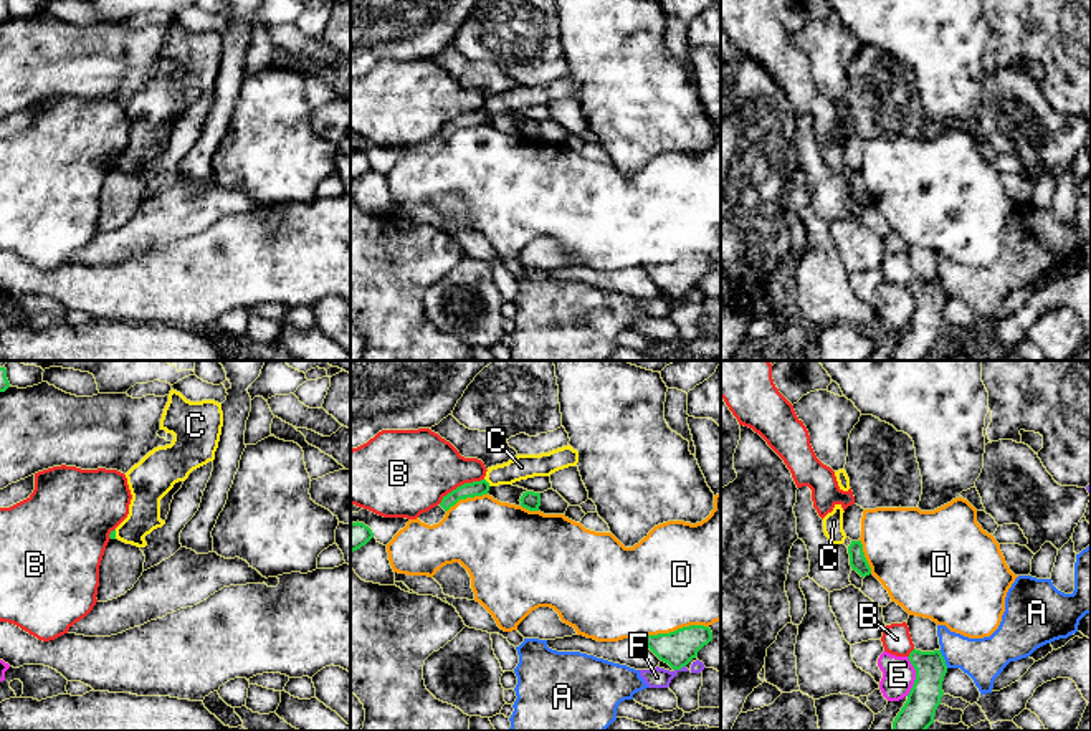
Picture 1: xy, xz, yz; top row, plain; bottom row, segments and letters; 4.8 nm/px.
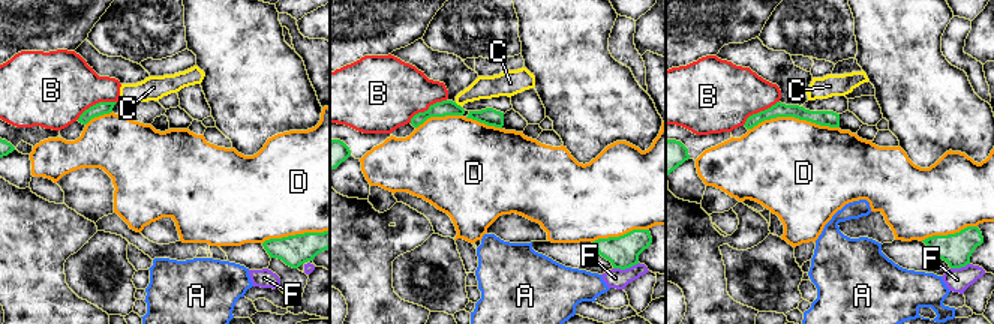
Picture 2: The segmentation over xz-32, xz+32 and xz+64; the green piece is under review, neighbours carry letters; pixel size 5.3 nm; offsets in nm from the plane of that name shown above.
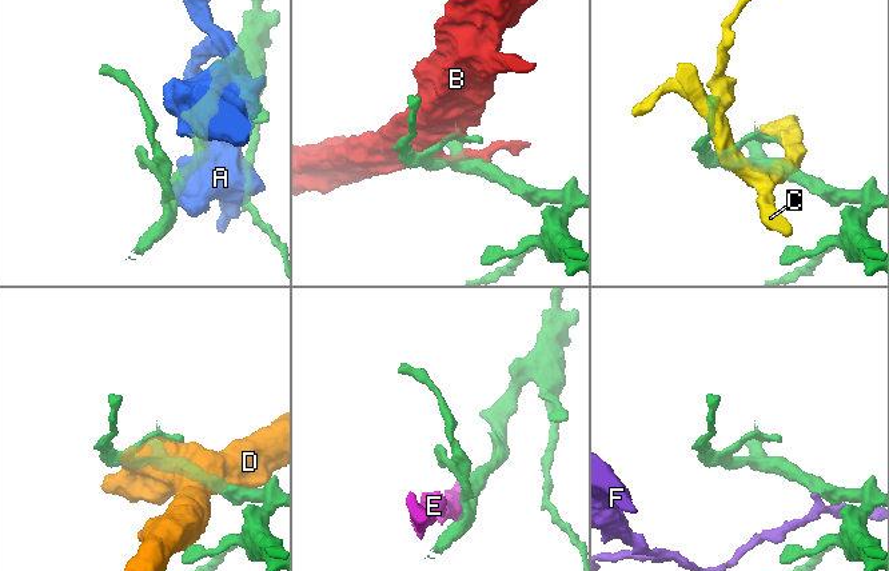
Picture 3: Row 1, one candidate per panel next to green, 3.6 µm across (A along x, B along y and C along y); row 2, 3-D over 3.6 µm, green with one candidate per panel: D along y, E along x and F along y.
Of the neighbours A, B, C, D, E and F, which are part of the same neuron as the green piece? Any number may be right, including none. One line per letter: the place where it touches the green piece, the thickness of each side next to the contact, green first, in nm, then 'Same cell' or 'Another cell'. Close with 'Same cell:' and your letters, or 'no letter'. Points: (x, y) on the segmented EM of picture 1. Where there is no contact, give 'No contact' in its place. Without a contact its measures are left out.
A: Touches green at yz (943, 659). Thickness 160 nm (green) against 200 nm. Another cell
B: Touches green at xz (462, 485). Thickness 80 nm (green) against 380 nm. Another cell
C: Touches green at xz (486, 482). Thickness 80 nm (green) against 120 nm. Another cell
D: Touches green at xz (675, 630). Thickness 170 nm (green) against 480 nm. Another cell
E: Touches green at yz (916, 677). Thickness 160 nm (green) against 160 nm. Another cell
F: Touches green at xz (680, 668). Thickness 170 nm (green) against 100 nm. Another cell
Same cell: no letter

